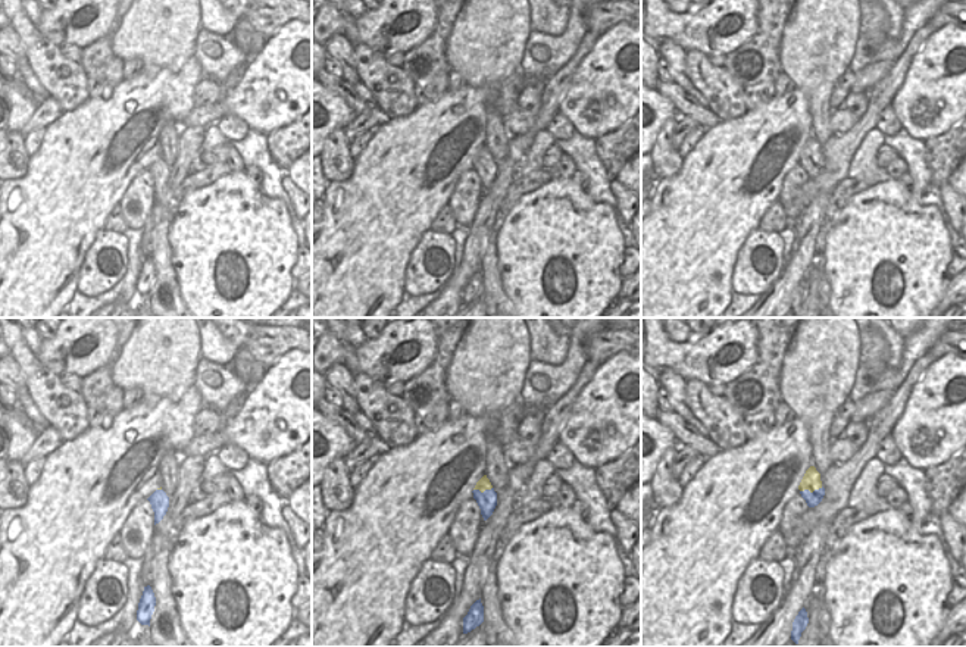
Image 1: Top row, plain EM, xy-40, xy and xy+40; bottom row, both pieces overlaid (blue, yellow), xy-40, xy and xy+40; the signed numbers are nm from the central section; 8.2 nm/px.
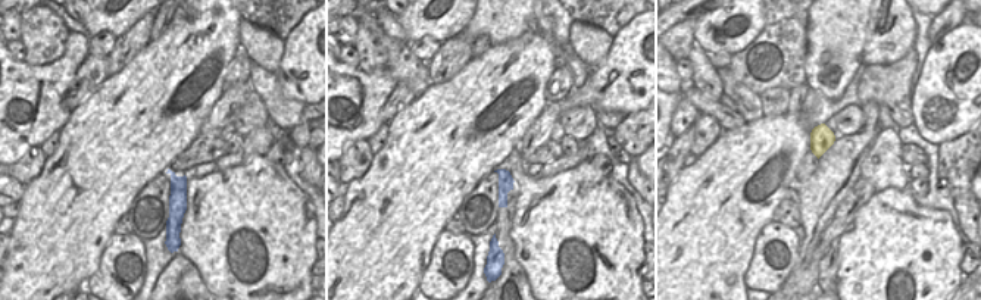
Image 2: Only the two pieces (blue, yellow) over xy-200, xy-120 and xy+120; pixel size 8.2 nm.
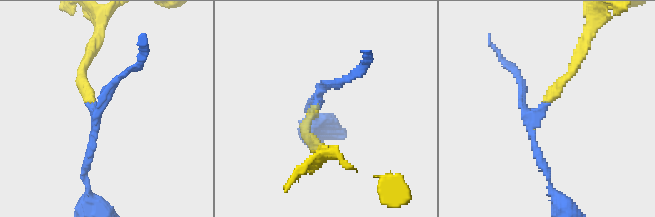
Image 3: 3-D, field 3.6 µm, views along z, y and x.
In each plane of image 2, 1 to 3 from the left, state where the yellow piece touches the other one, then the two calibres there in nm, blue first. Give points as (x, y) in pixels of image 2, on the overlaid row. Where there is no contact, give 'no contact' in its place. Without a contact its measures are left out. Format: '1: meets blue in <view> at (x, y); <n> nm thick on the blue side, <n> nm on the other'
1: no contact
2: no contact
3: no contact

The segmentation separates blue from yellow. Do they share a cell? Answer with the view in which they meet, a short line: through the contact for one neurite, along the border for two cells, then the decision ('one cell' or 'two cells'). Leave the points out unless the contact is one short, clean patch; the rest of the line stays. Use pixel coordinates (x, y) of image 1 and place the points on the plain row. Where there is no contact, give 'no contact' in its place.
meets blue in xy+40; two cells

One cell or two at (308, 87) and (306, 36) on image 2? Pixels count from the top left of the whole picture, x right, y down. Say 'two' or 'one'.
one

